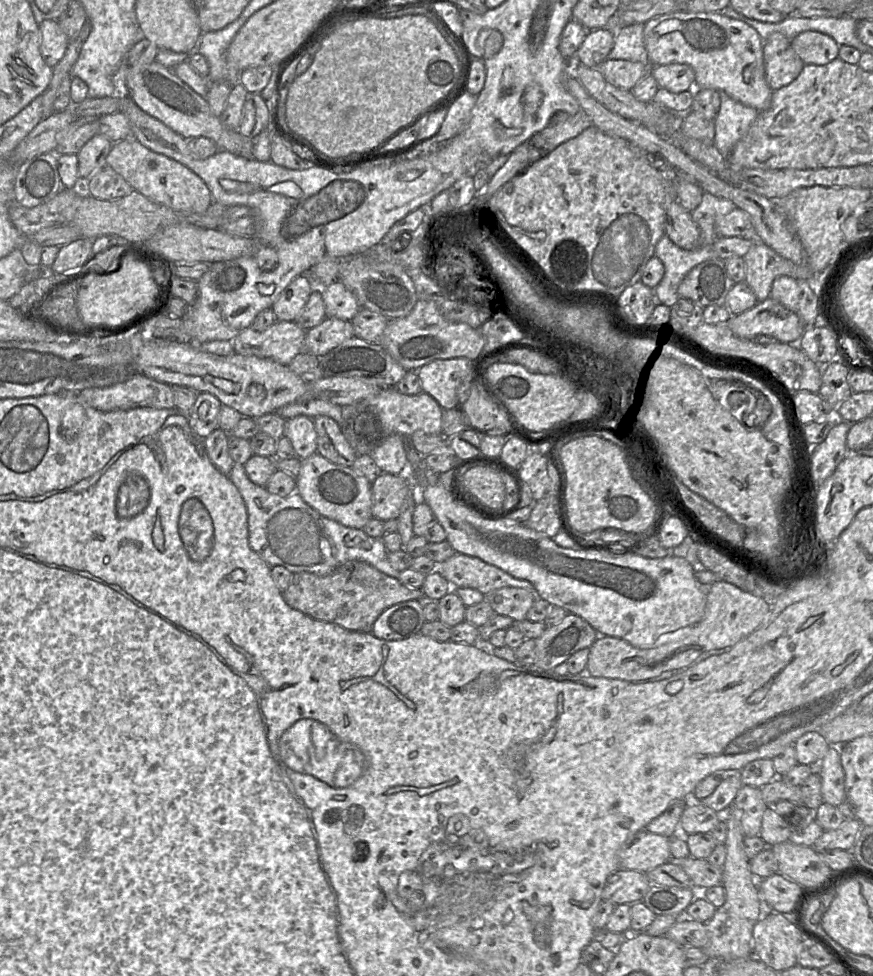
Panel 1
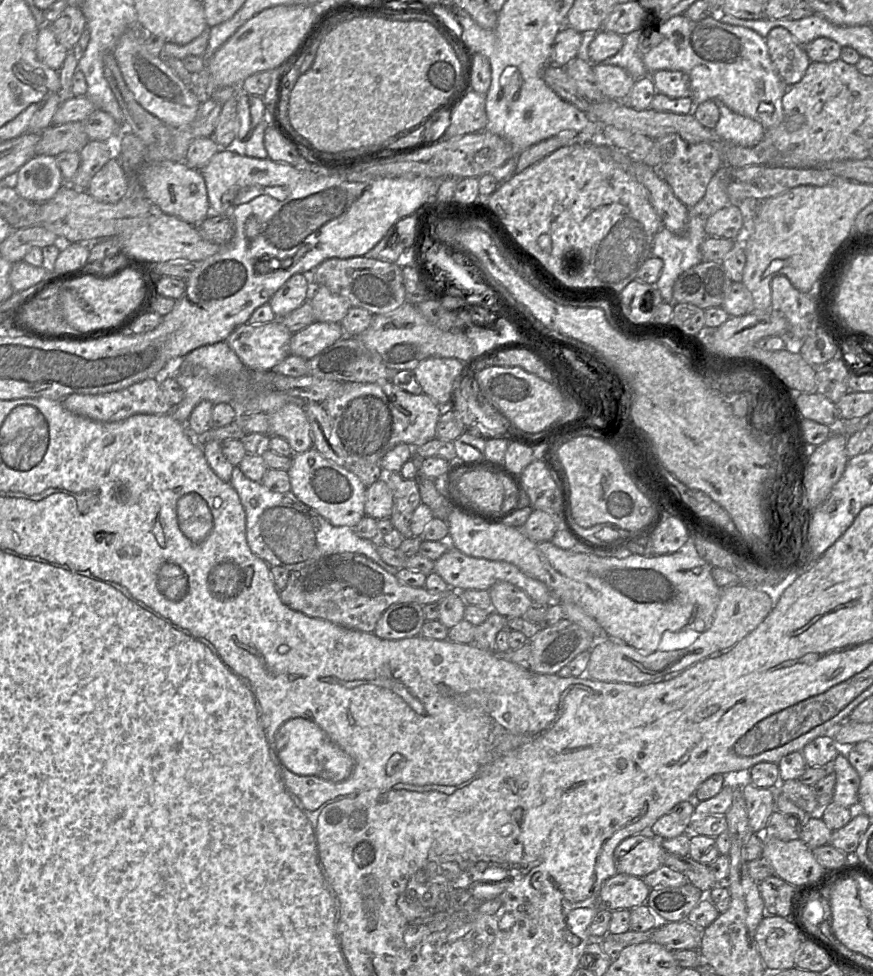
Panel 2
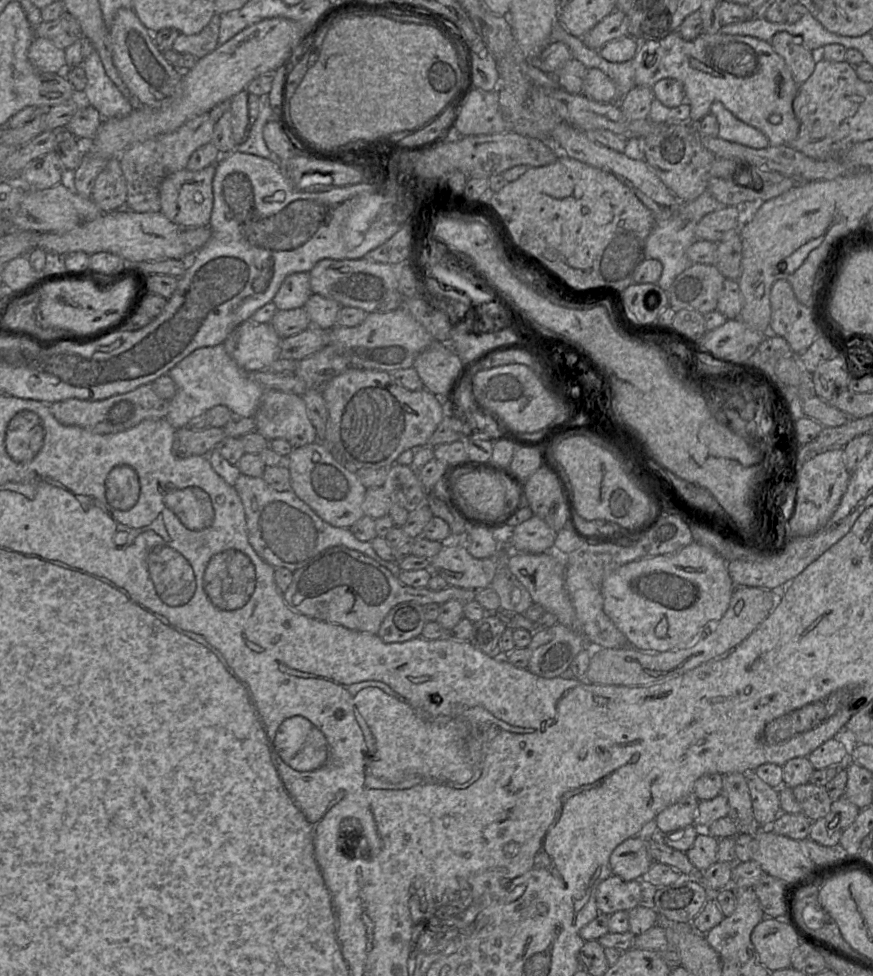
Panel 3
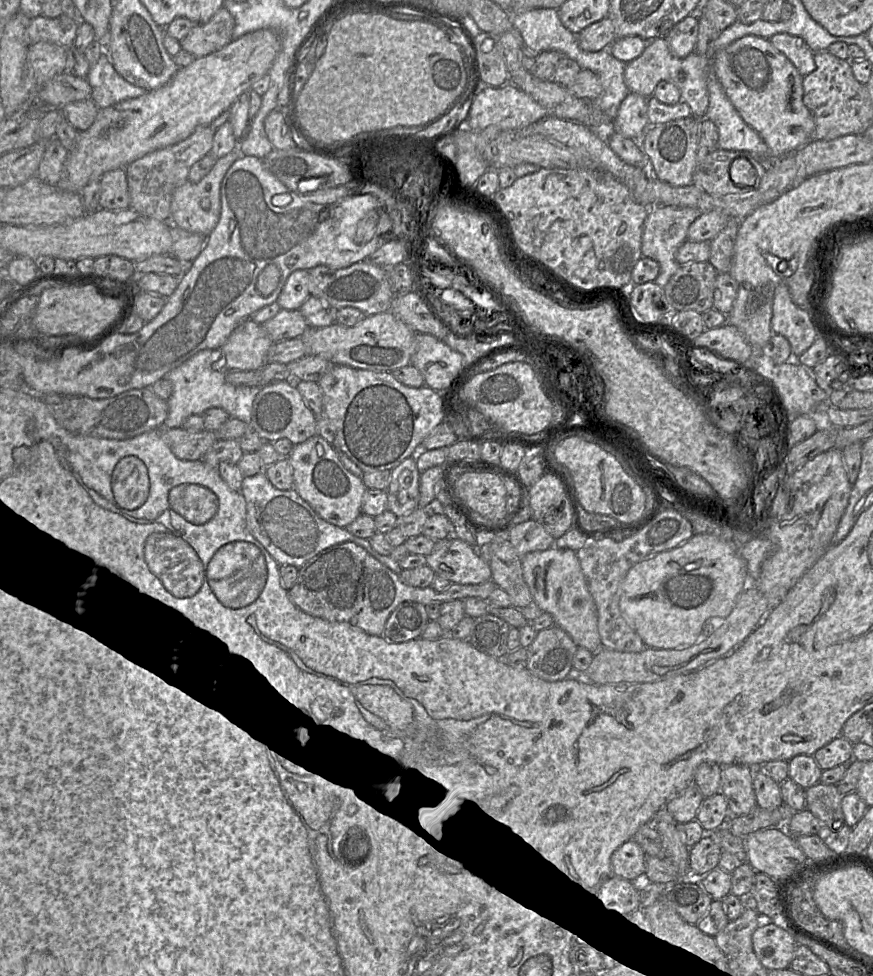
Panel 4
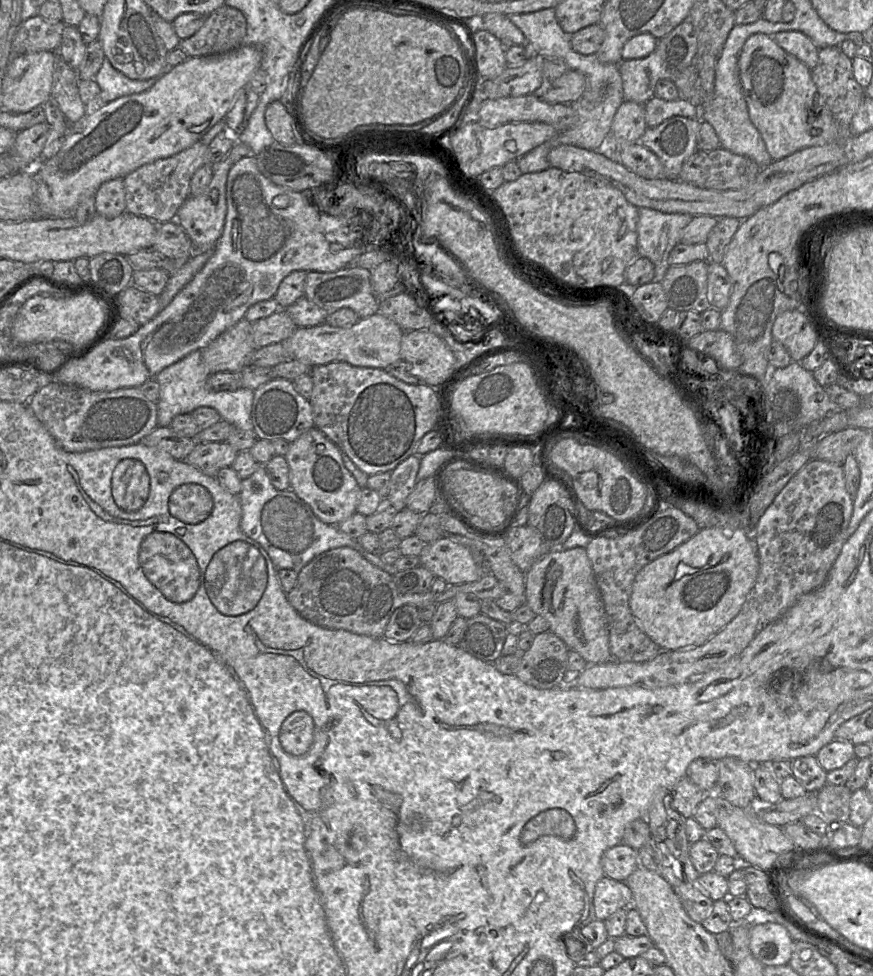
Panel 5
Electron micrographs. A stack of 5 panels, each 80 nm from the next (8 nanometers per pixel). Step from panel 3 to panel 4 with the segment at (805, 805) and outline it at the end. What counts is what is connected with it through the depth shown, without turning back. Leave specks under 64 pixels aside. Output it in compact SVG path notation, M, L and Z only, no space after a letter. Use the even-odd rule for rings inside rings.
M818 783L805 790L806 809L822 824L831 827L836 823L843 823L841 807L843 797L836 785Z

